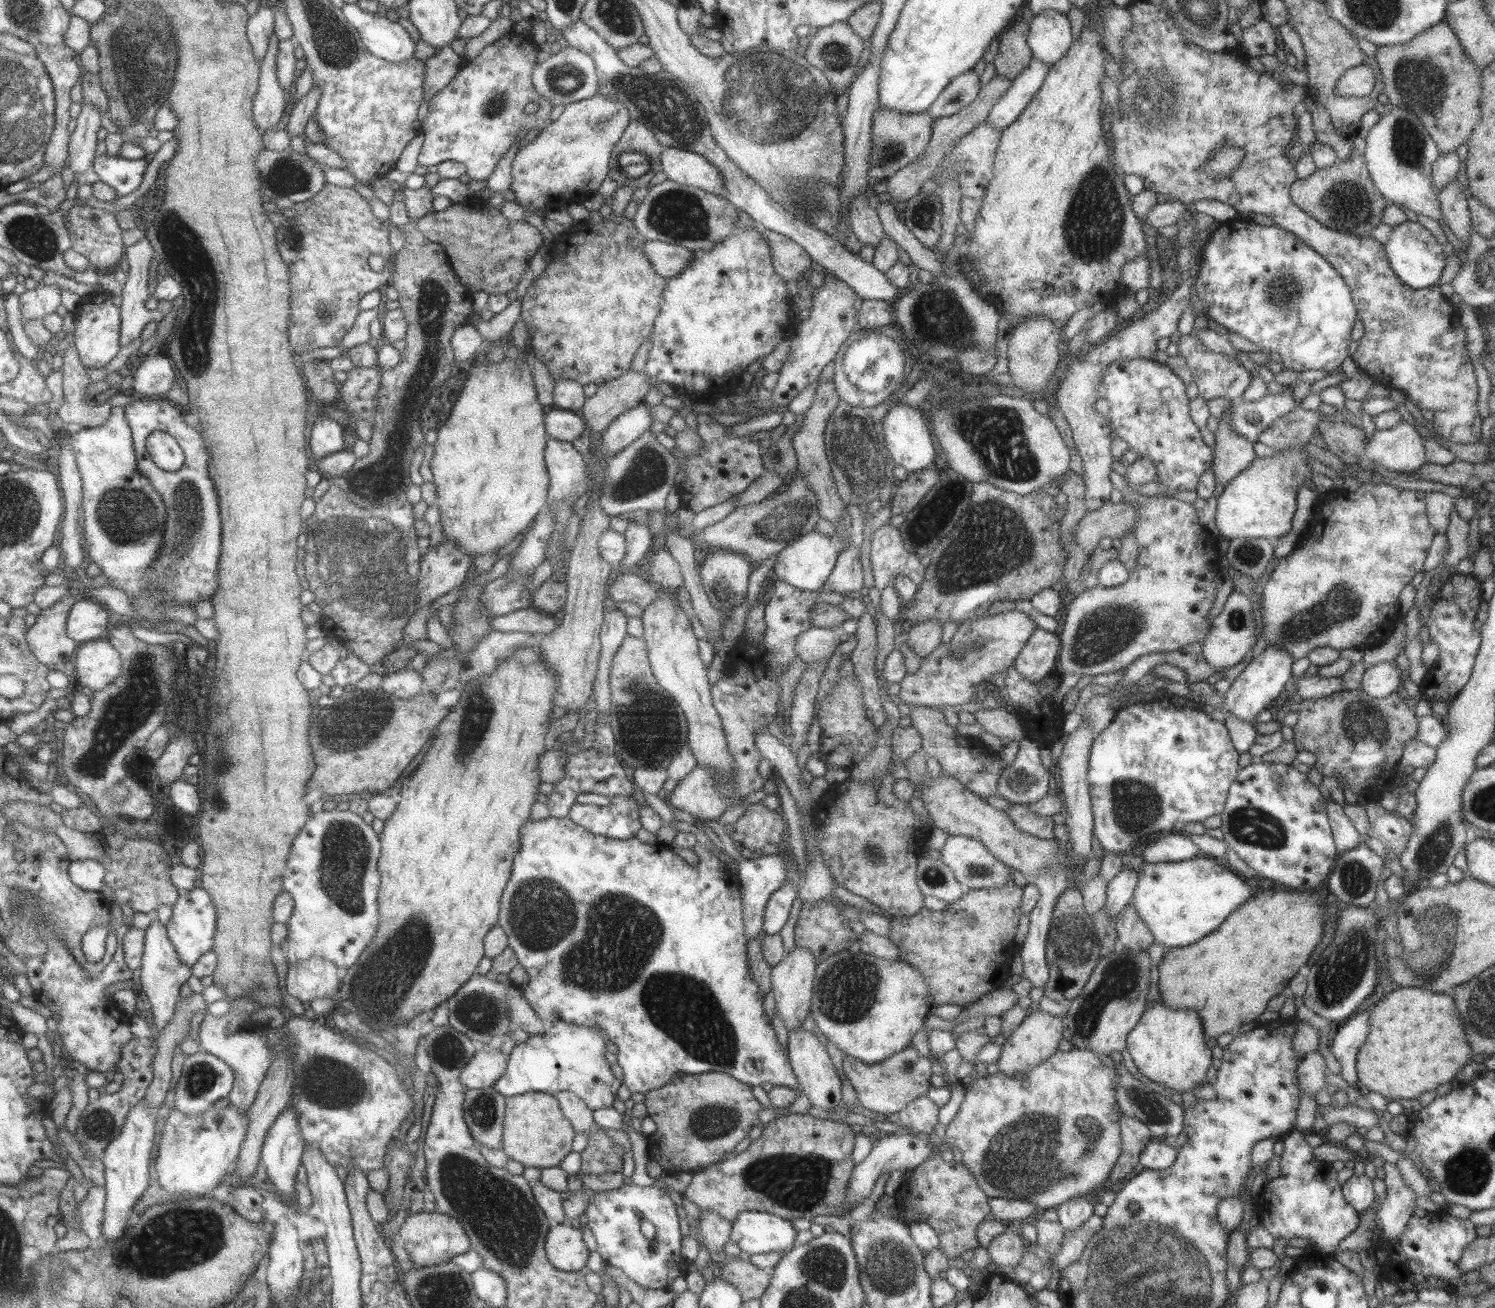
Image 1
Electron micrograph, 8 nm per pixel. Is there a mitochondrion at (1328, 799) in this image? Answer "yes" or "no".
no

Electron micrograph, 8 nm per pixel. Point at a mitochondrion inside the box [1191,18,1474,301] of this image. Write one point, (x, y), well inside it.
(1421, 83)

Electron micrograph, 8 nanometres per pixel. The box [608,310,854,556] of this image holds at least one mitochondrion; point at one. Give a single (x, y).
(794, 512)

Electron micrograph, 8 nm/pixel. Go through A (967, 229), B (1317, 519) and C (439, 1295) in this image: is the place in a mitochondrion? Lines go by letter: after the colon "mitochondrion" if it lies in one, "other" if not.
A: other
B: other
C: mitochondrion

